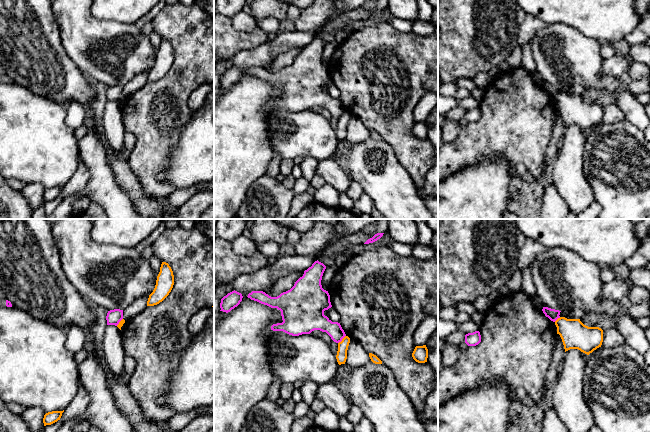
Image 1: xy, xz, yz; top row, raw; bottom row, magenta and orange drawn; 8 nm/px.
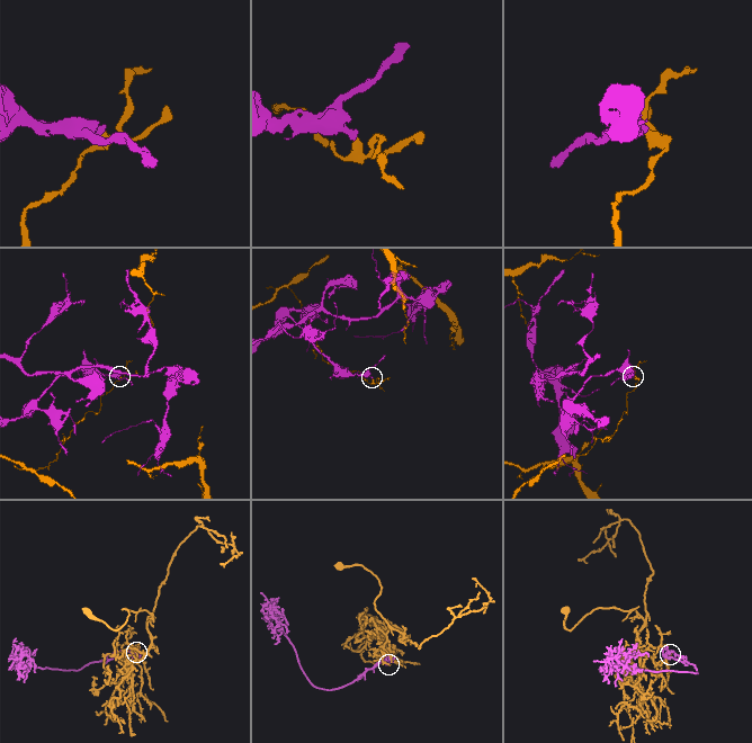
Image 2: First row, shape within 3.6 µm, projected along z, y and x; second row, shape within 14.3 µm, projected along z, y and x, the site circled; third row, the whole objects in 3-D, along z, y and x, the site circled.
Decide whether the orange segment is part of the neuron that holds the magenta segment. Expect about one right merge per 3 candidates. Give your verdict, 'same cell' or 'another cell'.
another cell

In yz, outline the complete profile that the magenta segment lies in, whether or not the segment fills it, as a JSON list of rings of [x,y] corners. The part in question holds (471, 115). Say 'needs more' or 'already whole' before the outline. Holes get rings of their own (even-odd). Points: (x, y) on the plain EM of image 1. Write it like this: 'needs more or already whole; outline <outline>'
already whole; outline [[[479,107],[468,109],[465,111],[465,119],[468,122],[476,122],[481,118],[481,111]]]

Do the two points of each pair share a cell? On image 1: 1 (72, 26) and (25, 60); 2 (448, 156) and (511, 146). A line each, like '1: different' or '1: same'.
1: different
2: same

